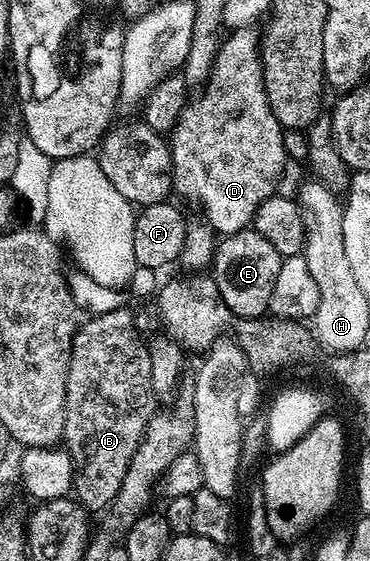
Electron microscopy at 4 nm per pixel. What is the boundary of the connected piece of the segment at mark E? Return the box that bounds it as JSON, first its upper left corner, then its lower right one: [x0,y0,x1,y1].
[210,229,282,321]

